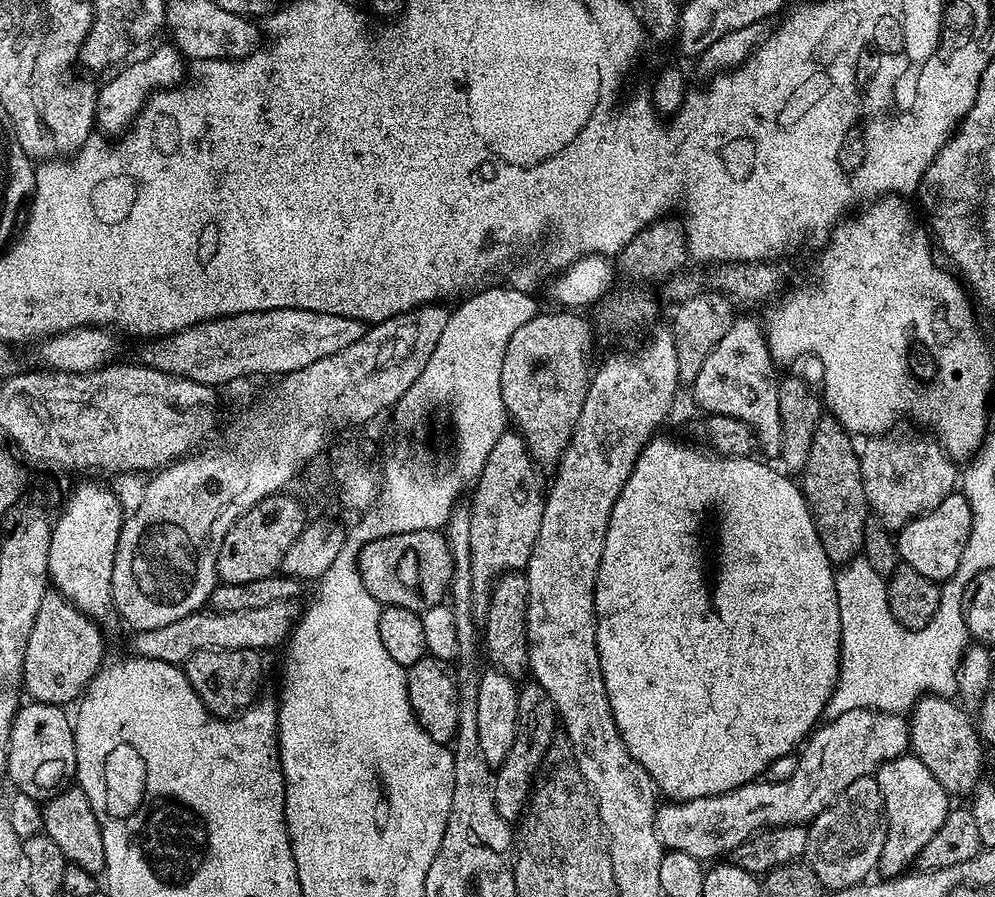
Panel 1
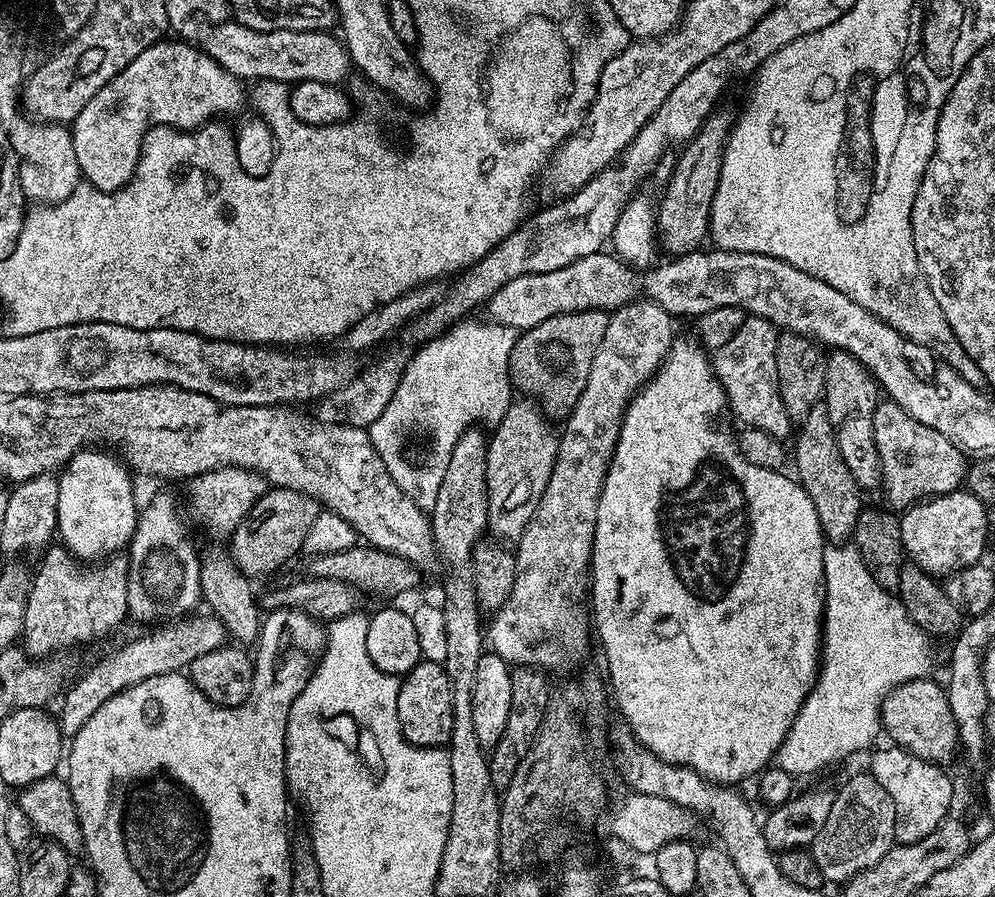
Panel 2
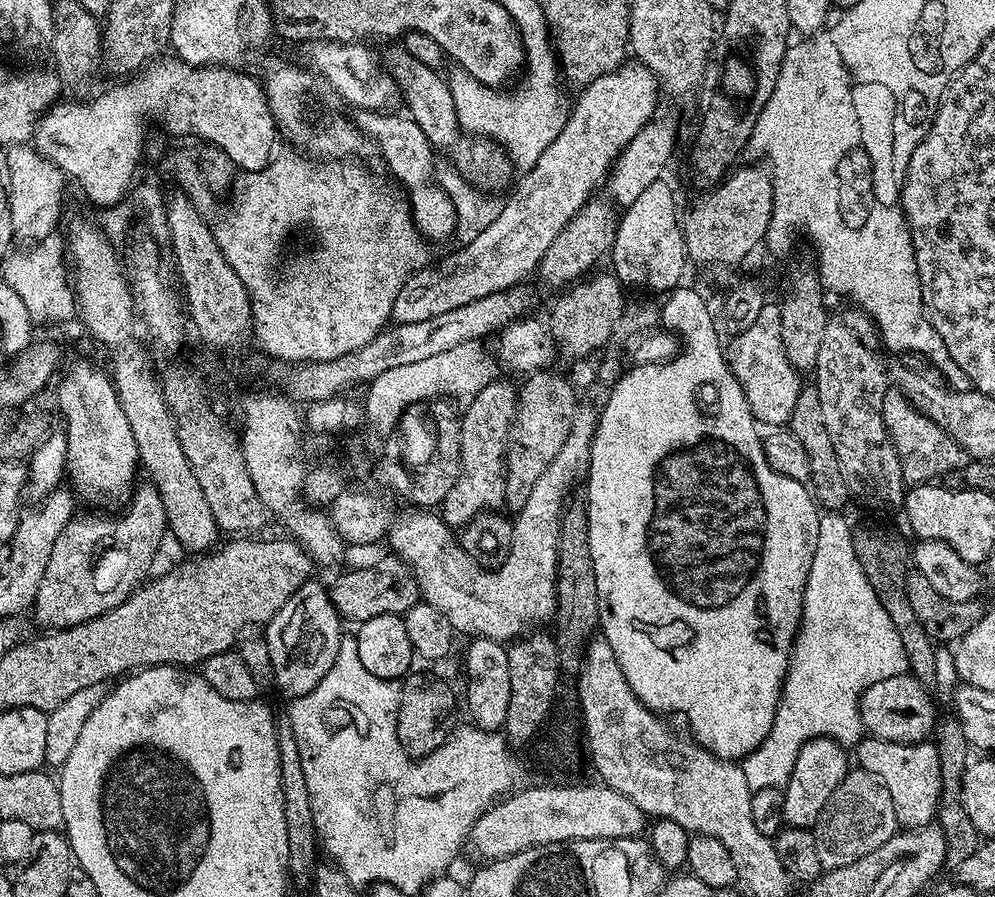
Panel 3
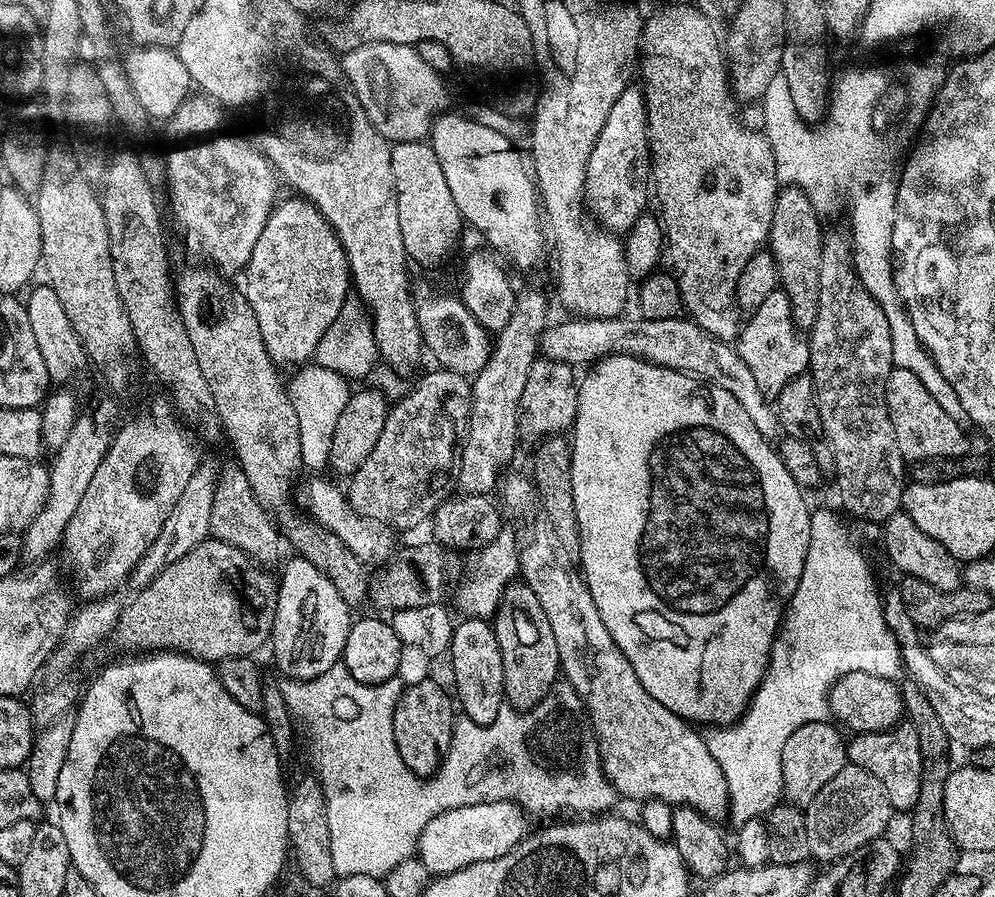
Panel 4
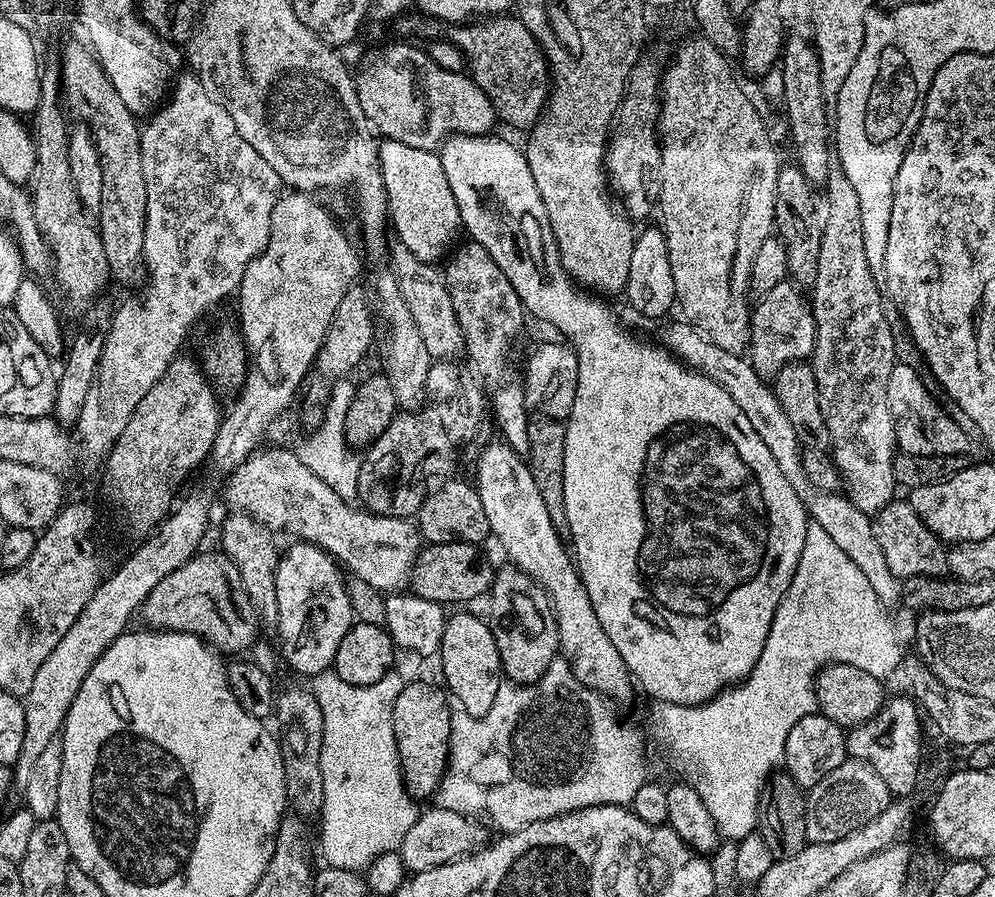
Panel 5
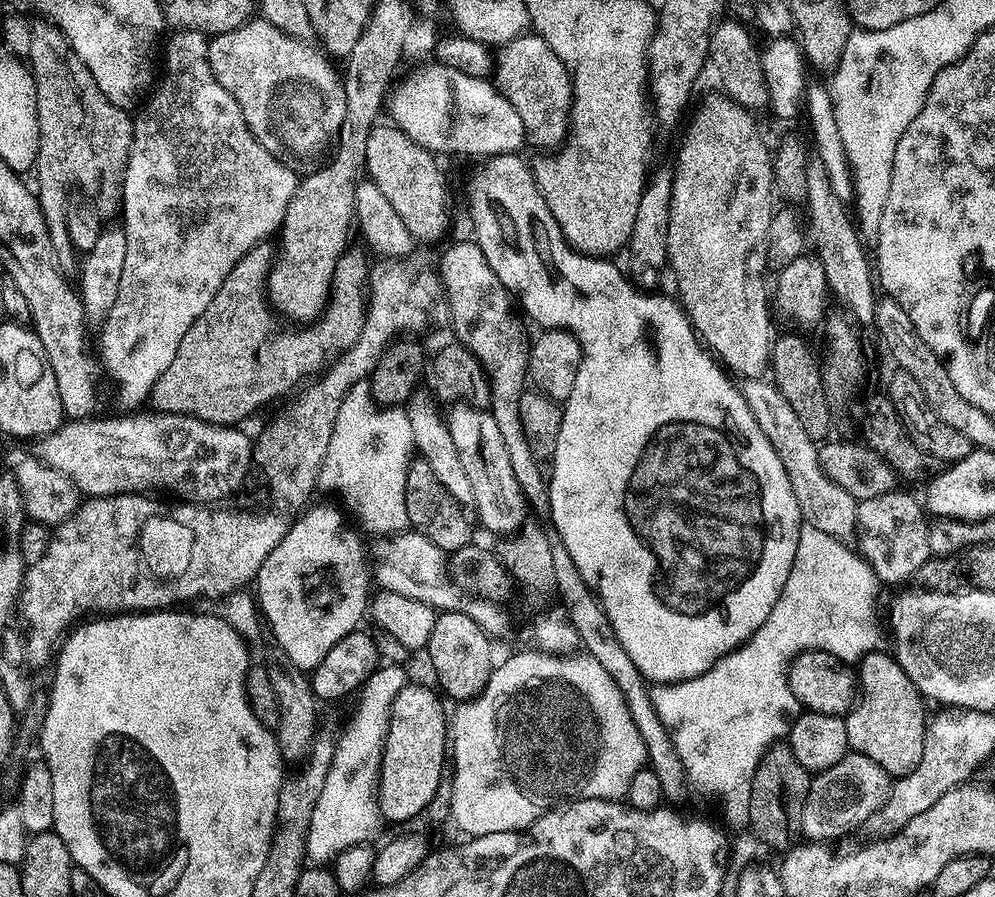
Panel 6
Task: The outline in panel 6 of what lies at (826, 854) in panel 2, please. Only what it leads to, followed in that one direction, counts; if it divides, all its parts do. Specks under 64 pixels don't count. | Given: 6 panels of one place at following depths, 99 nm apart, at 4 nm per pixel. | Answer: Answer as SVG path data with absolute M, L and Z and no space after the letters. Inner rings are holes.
M849 751L848 755L838 762L838 766L830 766L830 770L817 772L812 776L812 785L806 794L806 806L802 806L800 832L812 842L830 842L847 832L863 829L864 823L883 804L892 793L893 781L878 766L878 762L870 762L862 754Z

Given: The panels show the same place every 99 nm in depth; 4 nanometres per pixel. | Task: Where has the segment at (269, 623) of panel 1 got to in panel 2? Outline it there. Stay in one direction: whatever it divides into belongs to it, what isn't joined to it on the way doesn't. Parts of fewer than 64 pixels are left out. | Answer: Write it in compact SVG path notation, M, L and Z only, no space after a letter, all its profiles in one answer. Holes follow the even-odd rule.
M211 614L195 616L155 627L158 629L154 632L148 632L145 636L138 636L128 641L117 652L112 652L105 660L98 661L85 676L78 677L76 685L73 688L71 685L59 701L61 704L58 723L61 736L65 738L76 736L78 730L82 730L82 726L86 726L90 718L94 718L94 710L98 710L98 706L102 706L122 690L130 686L138 686L138 682L146 682L146 678L171 672L183 673L188 665L194 662L194 658L198 658L201 654L210 654L210 650L225 647L224 623ZM192 618L193 620L188 620Z

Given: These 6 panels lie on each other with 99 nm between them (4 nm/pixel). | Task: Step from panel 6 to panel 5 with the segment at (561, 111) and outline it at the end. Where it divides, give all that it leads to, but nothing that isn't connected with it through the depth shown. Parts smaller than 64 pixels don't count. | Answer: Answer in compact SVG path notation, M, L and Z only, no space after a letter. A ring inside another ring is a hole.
M515 15L476 18L451 29L450 39L464 55L472 80L490 98L501 121L530 130L540 121L550 95L548 59L527 26Z

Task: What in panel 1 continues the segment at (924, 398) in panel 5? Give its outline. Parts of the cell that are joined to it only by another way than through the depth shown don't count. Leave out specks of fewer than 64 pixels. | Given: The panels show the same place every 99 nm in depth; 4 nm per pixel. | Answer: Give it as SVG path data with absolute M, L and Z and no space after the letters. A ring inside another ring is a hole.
M885 434L873 436L863 441L859 449L860 469L862 470L862 486L866 490L866 502L871 515L880 522L881 526L892 534L905 528L914 518L922 514L930 514L934 506L942 502L942 498L953 495L958 488L958 464L937 444L935 439L924 436L896 436Z

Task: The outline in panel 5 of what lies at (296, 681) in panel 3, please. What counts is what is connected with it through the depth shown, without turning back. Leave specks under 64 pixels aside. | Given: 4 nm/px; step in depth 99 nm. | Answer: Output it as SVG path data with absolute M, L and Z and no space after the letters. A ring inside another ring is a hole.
M319 544L293 545L288 553L281 555L276 567L280 648L285 662L294 671L326 672L335 665L338 646L354 623L346 576L336 557Z

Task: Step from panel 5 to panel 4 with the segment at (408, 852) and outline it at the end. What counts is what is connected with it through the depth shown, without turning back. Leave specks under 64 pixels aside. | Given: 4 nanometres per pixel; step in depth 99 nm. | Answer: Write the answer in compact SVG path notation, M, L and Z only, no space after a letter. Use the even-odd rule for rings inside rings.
M513 800L451 808L438 814L438 818L426 826L420 835L418 857L436 876L445 876L454 870L474 866L474 862L490 862L494 858L502 858L502 854L510 854L510 850L514 850L514 846L518 846L529 835L527 818L525 809Z

